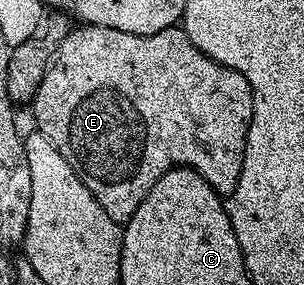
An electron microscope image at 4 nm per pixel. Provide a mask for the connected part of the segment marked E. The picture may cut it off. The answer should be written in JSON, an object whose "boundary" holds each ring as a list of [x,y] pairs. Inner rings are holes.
{"boundary":[[[83,23],[72,28],[71,34],[64,39],[61,47],[56,51],[50,67],[47,68],[45,79],[41,79],[41,87],[35,96],[33,108],[35,108],[34,128],[37,132],[45,135],[45,139],[49,139],[49,143],[53,143],[53,147],[57,147],[57,151],[61,151],[61,155],[65,155],[65,163],[69,163],[69,167],[73,167],[77,179],[81,179],[81,183],[85,183],[85,187],[89,187],[93,199],[97,199],[97,203],[101,203],[105,215],[109,215],[109,219],[125,223],[133,215],[133,211],[137,211],[137,207],[141,207],[145,195],[149,195],[149,191],[153,191],[157,179],[161,179],[170,169],[176,167],[196,169],[211,184],[216,193],[230,195],[237,187],[237,179],[243,170],[245,143],[253,115],[253,95],[245,75],[205,56],[189,39],[189,35],[182,27],[157,31],[153,35],[133,35],[125,31],[117,31],[113,27]]]}

